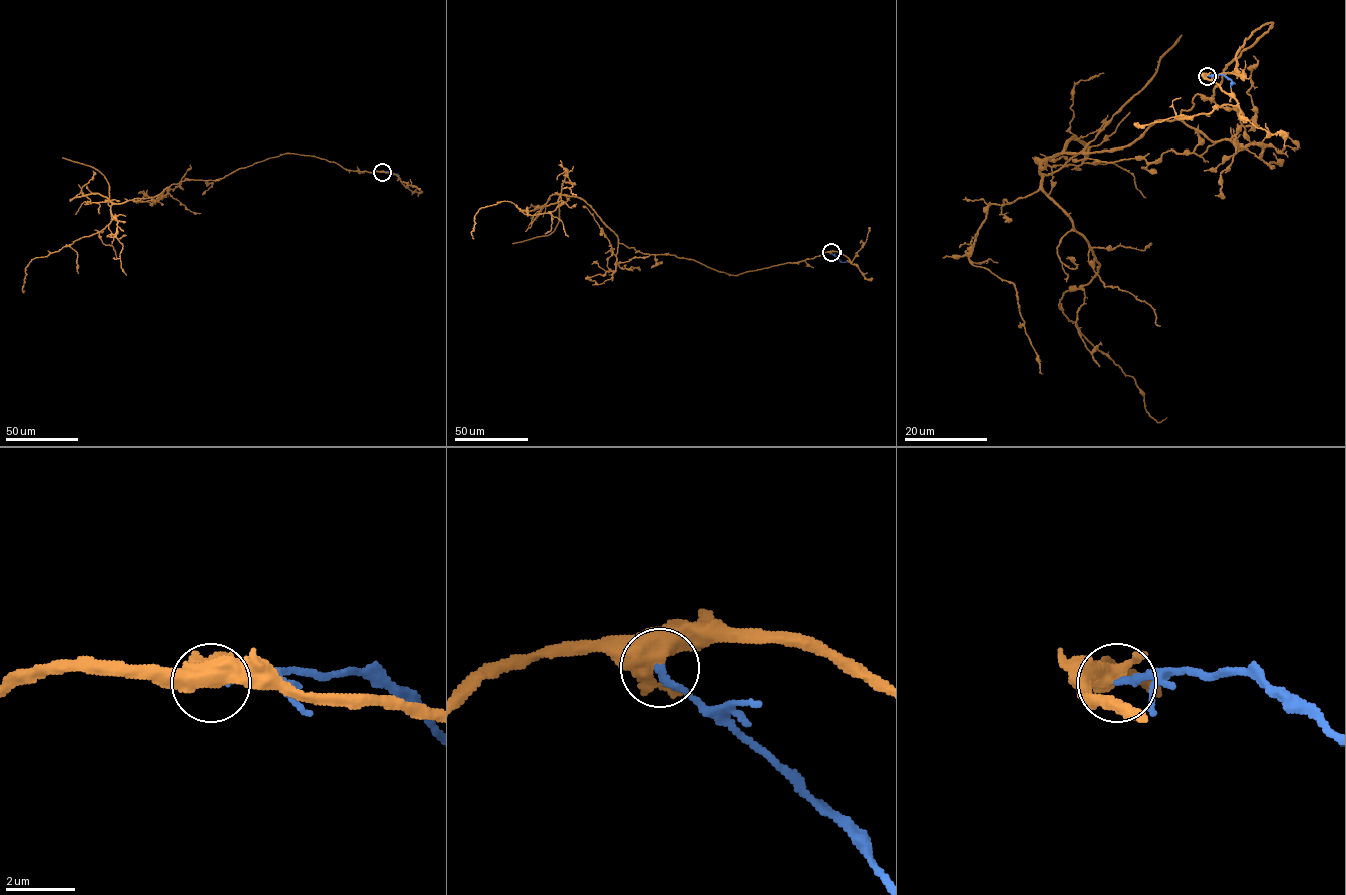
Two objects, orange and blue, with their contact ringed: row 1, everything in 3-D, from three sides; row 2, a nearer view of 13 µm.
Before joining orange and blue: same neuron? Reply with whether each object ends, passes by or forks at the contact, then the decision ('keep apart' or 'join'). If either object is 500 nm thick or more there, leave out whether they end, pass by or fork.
orange forks there; blue ends there; keep apart

